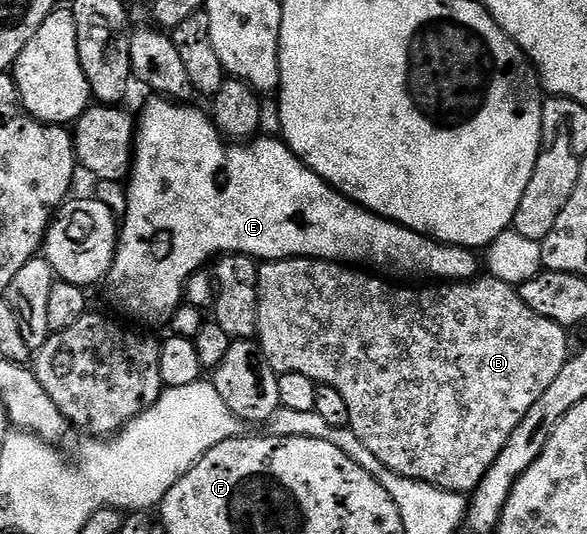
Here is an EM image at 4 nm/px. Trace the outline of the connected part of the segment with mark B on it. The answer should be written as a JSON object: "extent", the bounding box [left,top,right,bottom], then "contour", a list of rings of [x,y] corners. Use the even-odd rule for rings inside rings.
{"extent":[258,257,570,495],"contour":[[[293,257],[286,261],[269,261],[261,268],[262,298],[260,303],[260,328],[258,344],[267,353],[277,370],[297,373],[314,379],[321,386],[334,387],[352,408],[355,432],[395,473],[415,481],[437,485],[451,493],[471,495],[484,482],[484,477],[502,451],[510,443],[528,412],[535,407],[546,389],[558,379],[562,367],[570,356],[568,349],[569,330],[556,321],[540,317],[526,303],[522,303],[517,286],[508,285],[491,275],[477,275],[471,281],[432,283],[429,289],[403,289],[403,284],[393,283],[380,275],[349,267],[339,261],[322,261],[311,257]]]}

